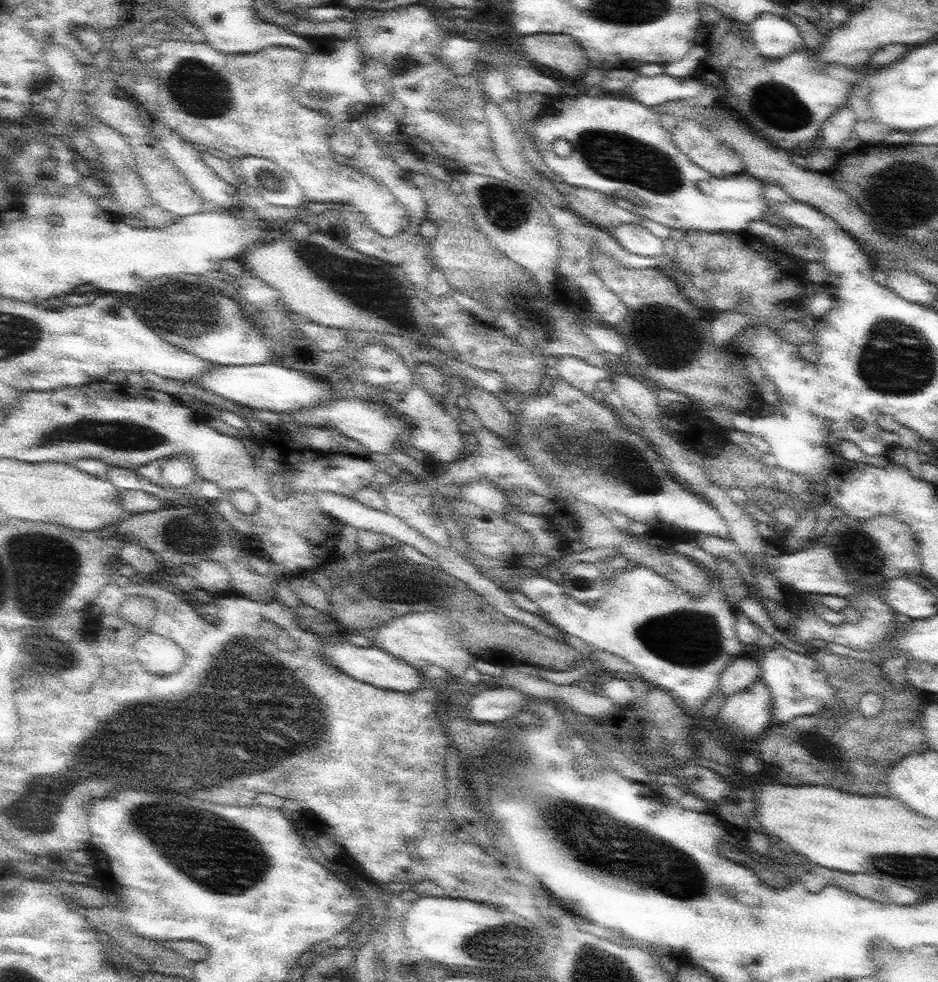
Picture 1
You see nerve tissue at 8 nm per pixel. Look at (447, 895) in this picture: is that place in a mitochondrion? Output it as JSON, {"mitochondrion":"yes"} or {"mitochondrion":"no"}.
{"mitochondrion":"no"}

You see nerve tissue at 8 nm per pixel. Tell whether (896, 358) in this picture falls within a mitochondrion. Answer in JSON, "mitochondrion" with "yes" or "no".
{"mitochondrion":"yes"}

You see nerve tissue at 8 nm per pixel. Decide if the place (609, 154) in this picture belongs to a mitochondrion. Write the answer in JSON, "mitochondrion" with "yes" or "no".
{"mitochondrion":"yes"}

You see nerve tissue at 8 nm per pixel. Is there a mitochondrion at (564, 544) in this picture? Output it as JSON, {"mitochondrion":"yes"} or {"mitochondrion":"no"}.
{"mitochondrion":"no"}

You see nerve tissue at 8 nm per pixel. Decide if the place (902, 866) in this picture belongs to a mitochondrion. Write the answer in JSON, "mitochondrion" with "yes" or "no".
{"mitochondrion":"yes"}

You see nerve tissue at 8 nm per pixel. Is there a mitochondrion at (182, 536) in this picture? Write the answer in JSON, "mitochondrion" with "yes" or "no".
{"mitochondrion":"yes"}

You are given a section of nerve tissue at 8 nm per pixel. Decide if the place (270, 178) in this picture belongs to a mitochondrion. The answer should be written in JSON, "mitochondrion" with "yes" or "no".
{"mitochondrion":"yes"}

